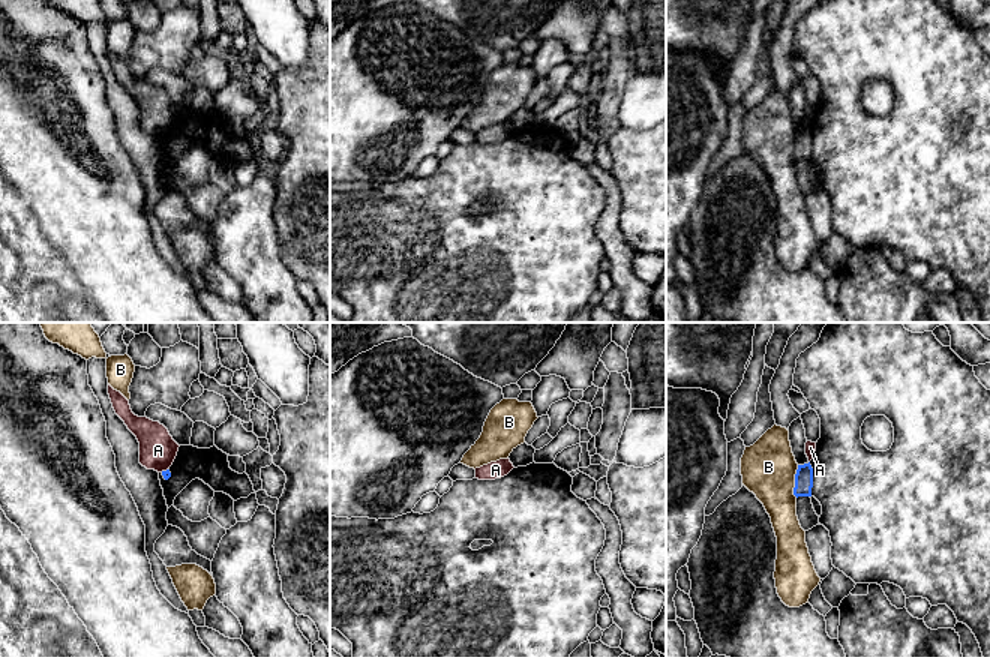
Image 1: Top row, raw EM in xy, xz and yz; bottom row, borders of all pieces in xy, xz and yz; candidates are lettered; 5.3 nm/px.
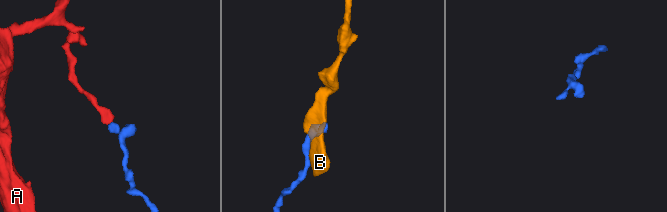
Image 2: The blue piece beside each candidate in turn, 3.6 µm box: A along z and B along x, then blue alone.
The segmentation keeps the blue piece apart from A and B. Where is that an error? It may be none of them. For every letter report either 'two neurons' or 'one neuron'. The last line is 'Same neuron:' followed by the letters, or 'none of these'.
A: two neurons
B: two neurons
Same neuron: none of these

